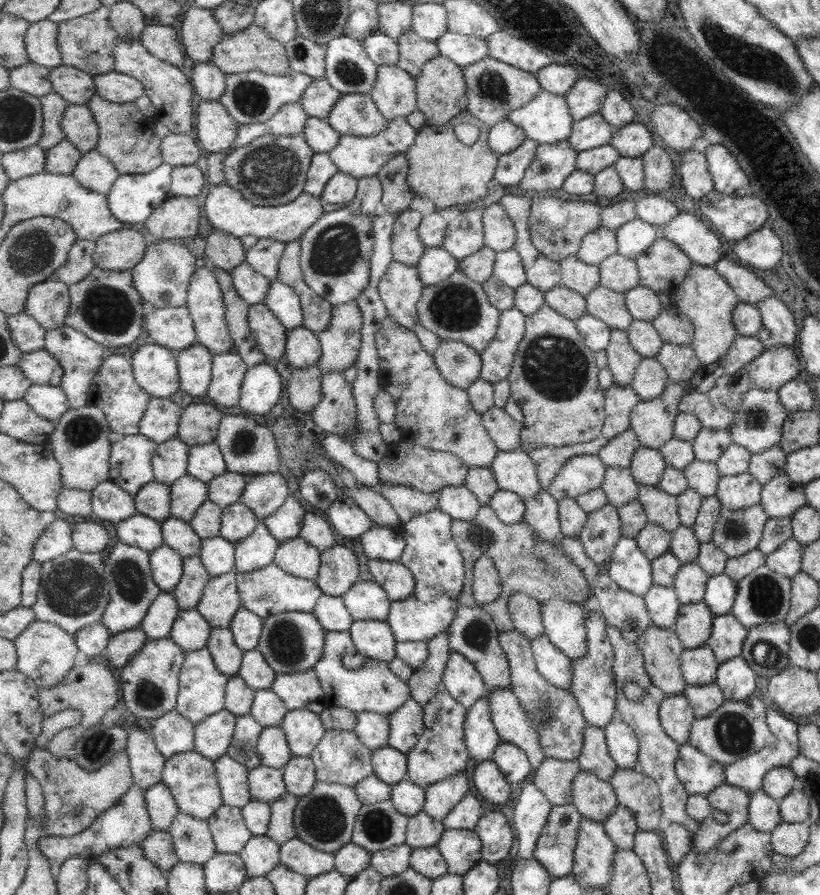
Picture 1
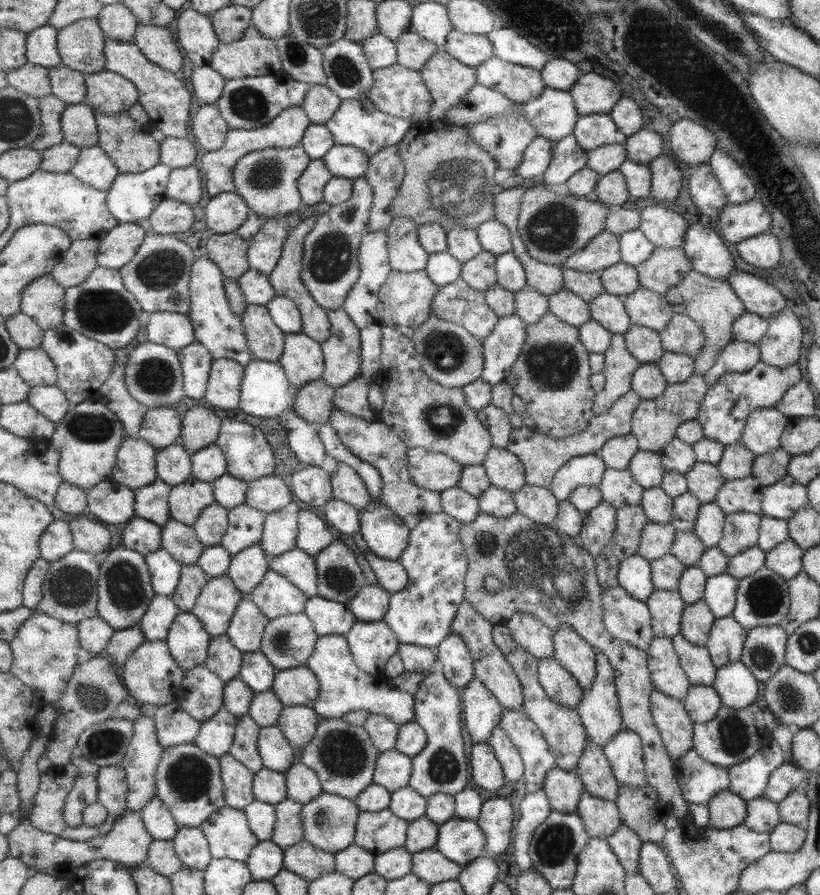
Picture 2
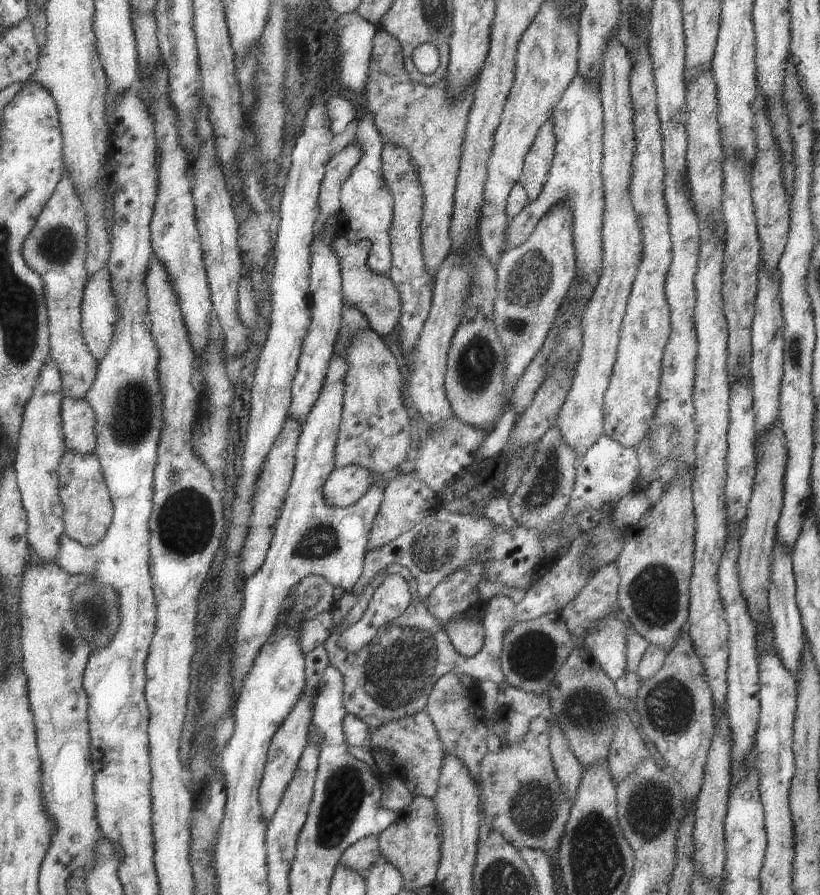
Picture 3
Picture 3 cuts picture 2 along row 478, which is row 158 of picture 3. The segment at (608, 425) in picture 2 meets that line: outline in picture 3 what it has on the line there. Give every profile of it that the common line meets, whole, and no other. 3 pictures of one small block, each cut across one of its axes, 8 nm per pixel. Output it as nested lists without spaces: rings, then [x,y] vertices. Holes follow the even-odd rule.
[[[553,117],[539,130],[534,149],[527,156],[520,184],[527,190],[530,201],[541,196],[547,184],[557,154],[555,122]]]

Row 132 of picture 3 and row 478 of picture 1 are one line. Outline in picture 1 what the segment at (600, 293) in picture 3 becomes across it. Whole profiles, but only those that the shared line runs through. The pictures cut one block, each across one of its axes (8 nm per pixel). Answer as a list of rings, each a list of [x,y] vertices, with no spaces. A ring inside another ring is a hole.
[[[609,467],[606,472],[606,482],[603,483],[602,490],[607,494],[609,504],[619,508],[638,499],[641,485],[638,483],[638,479],[631,474],[630,468]]]

